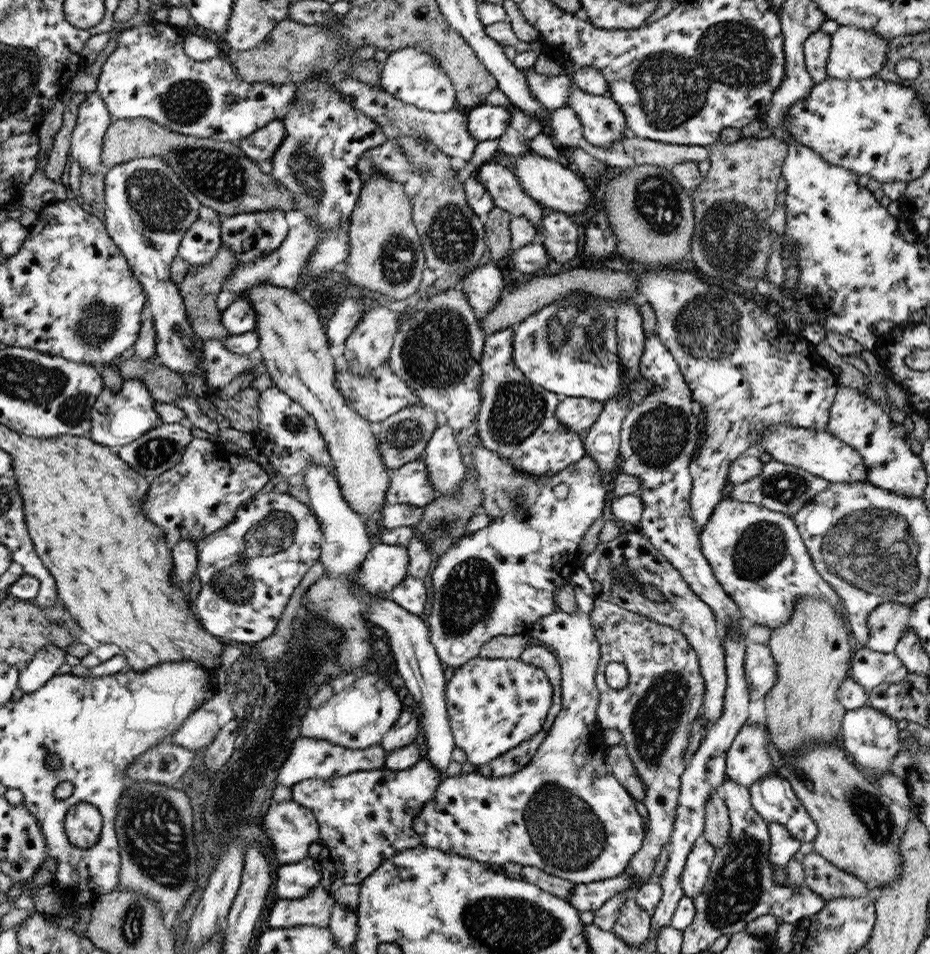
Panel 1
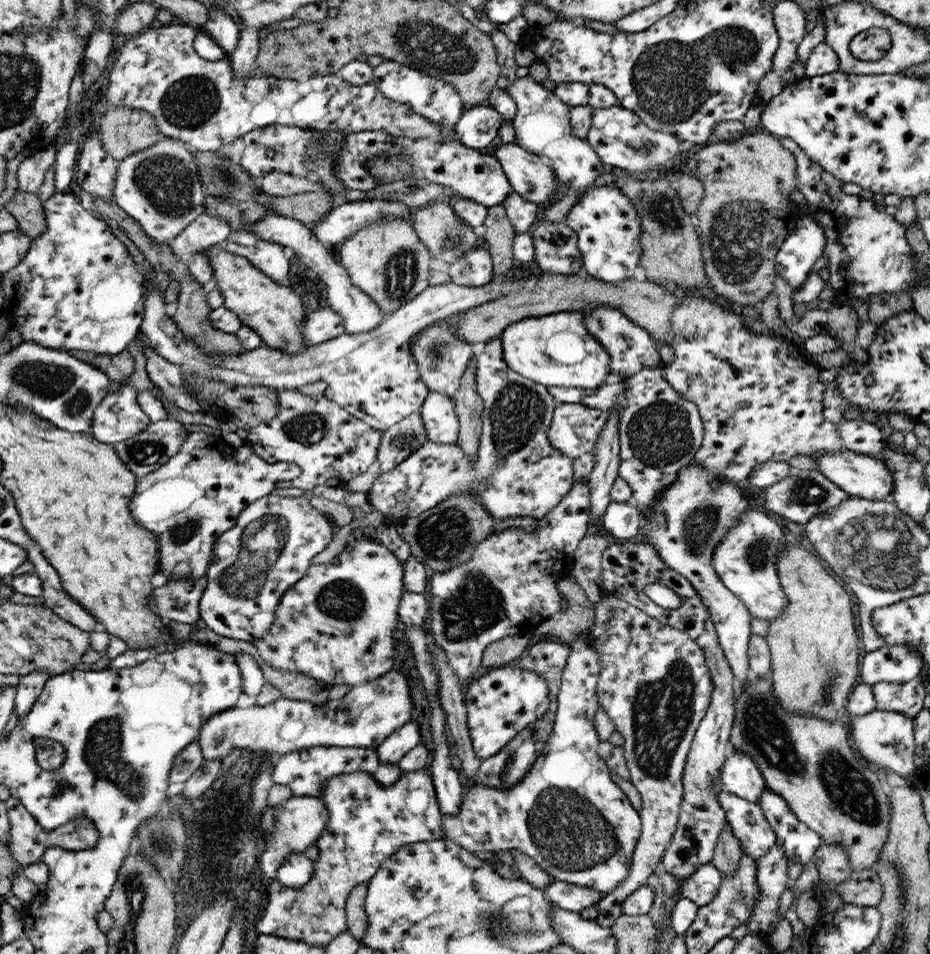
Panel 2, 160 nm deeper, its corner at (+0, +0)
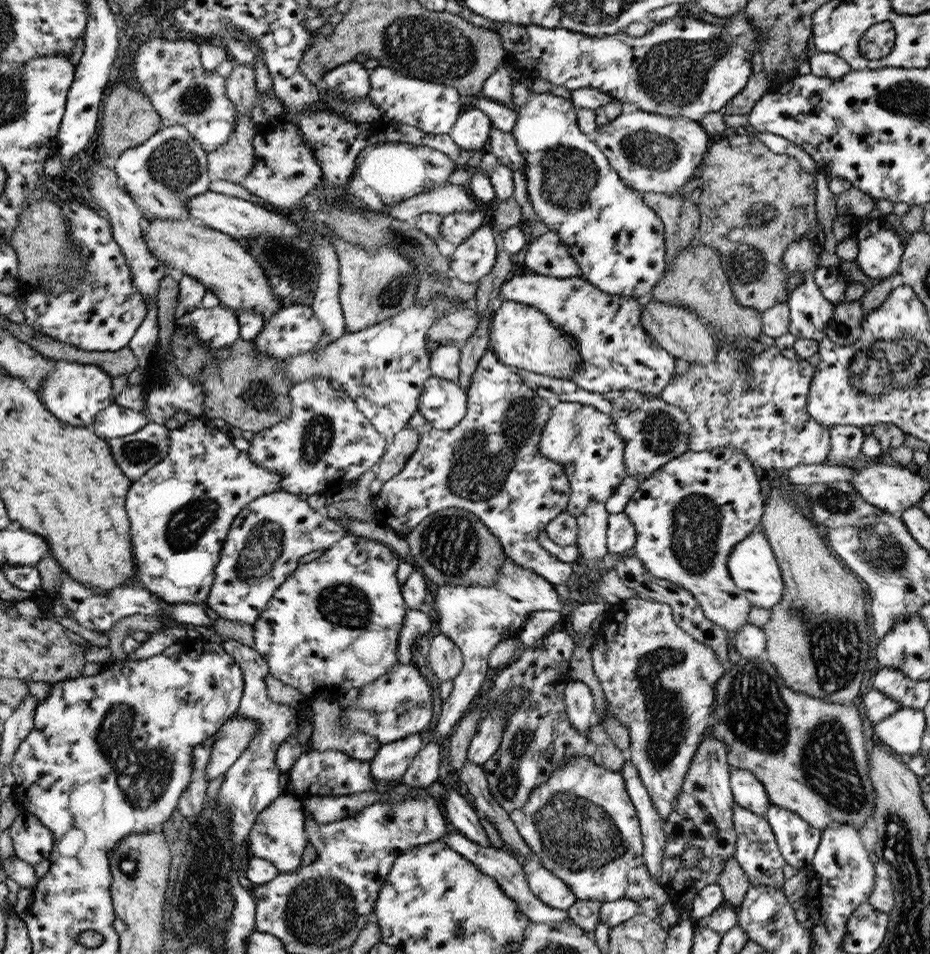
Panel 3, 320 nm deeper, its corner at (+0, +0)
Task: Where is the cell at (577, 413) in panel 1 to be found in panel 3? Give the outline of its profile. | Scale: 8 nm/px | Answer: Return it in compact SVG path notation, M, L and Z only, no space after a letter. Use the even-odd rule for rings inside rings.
M554 402L550 418L544 426L538 450L548 460L565 468L571 484L567 512L576 518L583 514L589 504L605 502L627 477L624 449L625 440L616 432L612 417L597 408L577 402Z

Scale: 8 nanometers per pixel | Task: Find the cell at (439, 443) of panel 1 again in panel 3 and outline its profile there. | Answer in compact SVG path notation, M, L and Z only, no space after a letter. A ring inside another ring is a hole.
M428 377L419 394L419 407L428 427L434 430L452 430L462 422L467 409L467 393L458 383Z

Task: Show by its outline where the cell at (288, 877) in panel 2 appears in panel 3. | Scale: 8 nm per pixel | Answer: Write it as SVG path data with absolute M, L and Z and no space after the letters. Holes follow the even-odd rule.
M282 794L272 800L262 813L256 817L254 827L249 833L247 841L248 856L254 856L271 862L280 872L291 873L300 868L302 852L308 844L304 836L305 817L302 814L302 801L291 794Z

